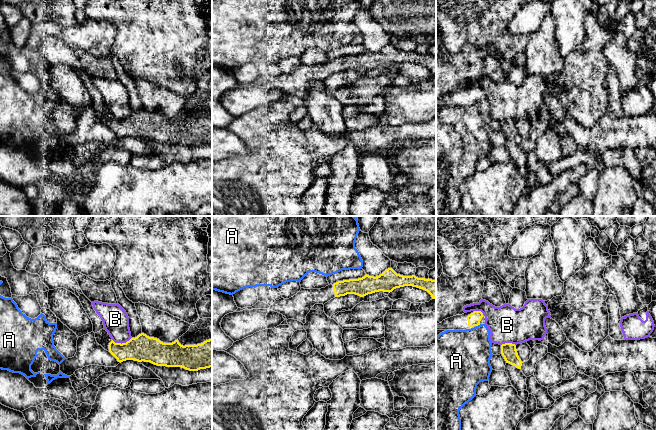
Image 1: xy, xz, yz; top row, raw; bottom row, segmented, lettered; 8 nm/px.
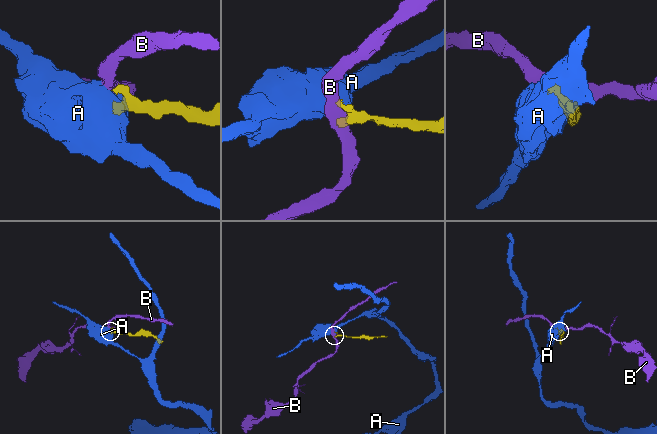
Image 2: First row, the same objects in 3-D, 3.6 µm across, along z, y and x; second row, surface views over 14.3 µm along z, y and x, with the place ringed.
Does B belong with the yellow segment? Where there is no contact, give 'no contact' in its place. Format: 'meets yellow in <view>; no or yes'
meets yellow in xy; no

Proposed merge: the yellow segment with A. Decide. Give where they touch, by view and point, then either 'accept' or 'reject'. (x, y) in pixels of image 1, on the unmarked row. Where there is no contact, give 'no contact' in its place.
yz (478, 100) | reject

